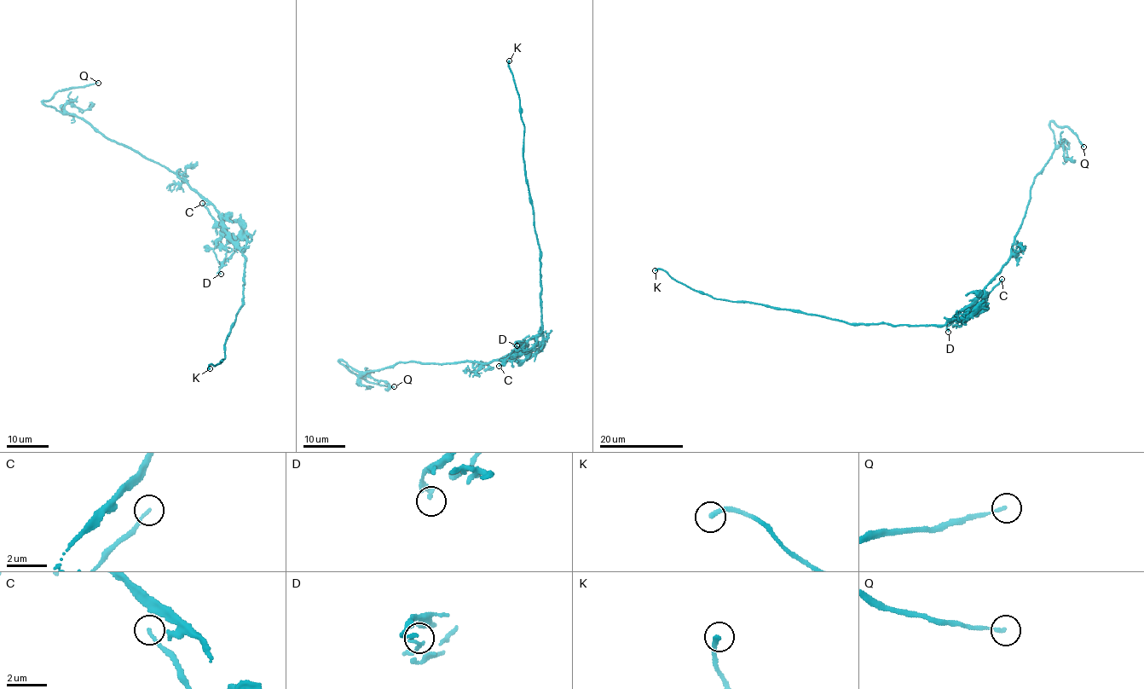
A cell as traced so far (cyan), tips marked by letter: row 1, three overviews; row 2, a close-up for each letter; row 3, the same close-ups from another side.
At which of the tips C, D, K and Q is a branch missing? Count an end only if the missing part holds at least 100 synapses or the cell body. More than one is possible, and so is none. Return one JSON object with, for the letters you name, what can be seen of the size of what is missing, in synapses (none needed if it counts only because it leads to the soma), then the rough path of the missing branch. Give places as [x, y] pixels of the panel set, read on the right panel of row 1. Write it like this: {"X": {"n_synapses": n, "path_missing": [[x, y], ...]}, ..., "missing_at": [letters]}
{"Q": {"path_missing": [[1083, 147], [1085, 150], [1076, 196]]}, "missing_at": ["Q"]}

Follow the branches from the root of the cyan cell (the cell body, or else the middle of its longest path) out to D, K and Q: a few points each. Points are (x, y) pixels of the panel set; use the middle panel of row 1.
D: (527, 340), (534, 338), (536, 342), (528, 350), (523, 349), (522, 343), (515, 342), (517, 345)
K: (527, 340), (541, 332), (540, 248), (523, 165), (523, 123), (519, 98), (508, 66), (509, 60)
Q: (527, 340), (522, 349), (483, 363), (401, 362), (357, 372), (338, 361), (370, 382), (394, 386)

